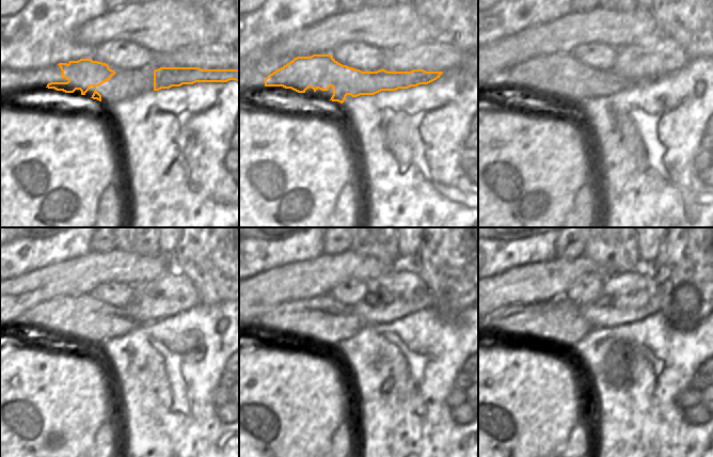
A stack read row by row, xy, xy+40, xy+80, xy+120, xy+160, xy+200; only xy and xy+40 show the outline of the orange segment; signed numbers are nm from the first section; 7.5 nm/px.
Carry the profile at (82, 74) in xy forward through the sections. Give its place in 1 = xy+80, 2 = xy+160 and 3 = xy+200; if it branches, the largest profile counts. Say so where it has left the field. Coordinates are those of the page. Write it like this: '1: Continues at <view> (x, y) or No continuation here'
1: Continues at xy+80 (539, 74)
2: Continues at xy+160 (299, 315)
3: Continues at xy+200 (538, 317)

